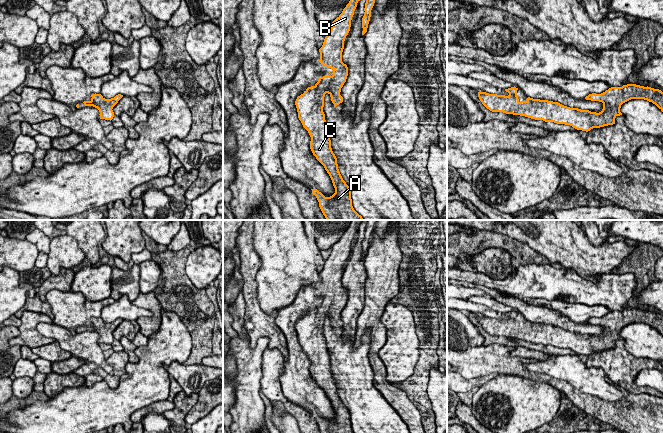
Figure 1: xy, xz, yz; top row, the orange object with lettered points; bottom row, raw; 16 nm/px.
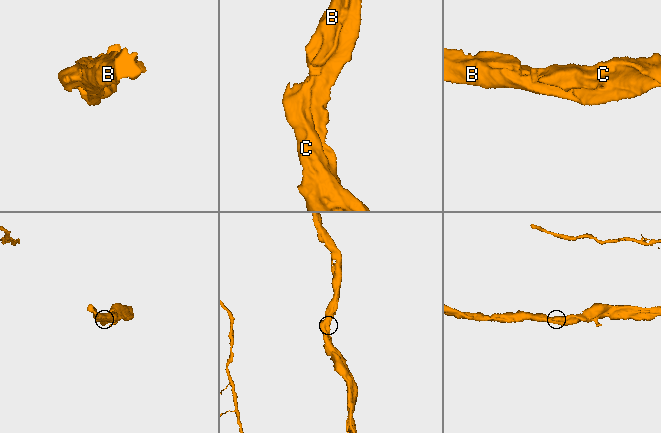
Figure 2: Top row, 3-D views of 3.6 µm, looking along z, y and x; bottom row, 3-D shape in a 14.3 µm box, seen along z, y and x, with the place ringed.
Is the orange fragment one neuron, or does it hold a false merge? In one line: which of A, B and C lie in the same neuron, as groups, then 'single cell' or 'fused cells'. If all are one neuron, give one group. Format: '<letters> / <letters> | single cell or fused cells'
A B C | single cell

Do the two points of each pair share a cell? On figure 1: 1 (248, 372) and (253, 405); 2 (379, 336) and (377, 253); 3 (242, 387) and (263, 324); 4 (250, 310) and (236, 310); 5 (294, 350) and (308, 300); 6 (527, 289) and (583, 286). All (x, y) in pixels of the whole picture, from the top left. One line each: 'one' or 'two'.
1: one
2: one
3: two
4: two
5: one
6: one

